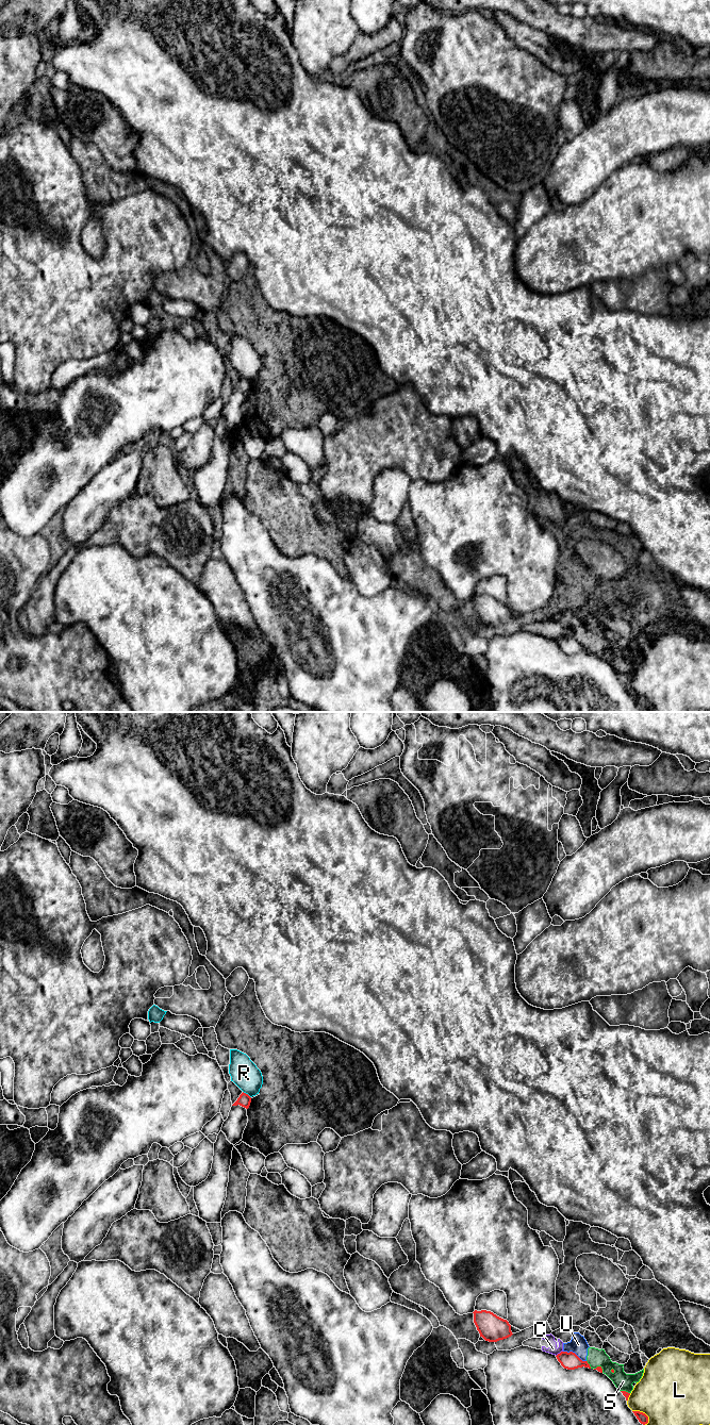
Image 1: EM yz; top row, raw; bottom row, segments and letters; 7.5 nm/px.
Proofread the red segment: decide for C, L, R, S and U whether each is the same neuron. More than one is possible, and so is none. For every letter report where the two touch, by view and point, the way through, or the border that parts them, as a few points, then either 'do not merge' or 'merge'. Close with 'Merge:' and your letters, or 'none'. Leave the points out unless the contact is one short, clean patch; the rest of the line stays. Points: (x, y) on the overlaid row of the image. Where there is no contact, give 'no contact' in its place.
C: contact yz (560, 1353); border yz (562, 1351), (556, 1356); do not merge
L: contact yz (642, 1412); do not merge
R: contact yz (247, 1094); border yz (243, 1091), (250, 1097); do not merge
S: contact yz (589, 1364); border yz (587, 1360), (591, 1368); do not merge
U: contact yz (574, 1353); border yz (563, 1351), (574, 1352), (585, 1361); do not merge
Merge: none

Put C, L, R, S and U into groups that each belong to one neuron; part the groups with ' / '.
C S U / L / R

